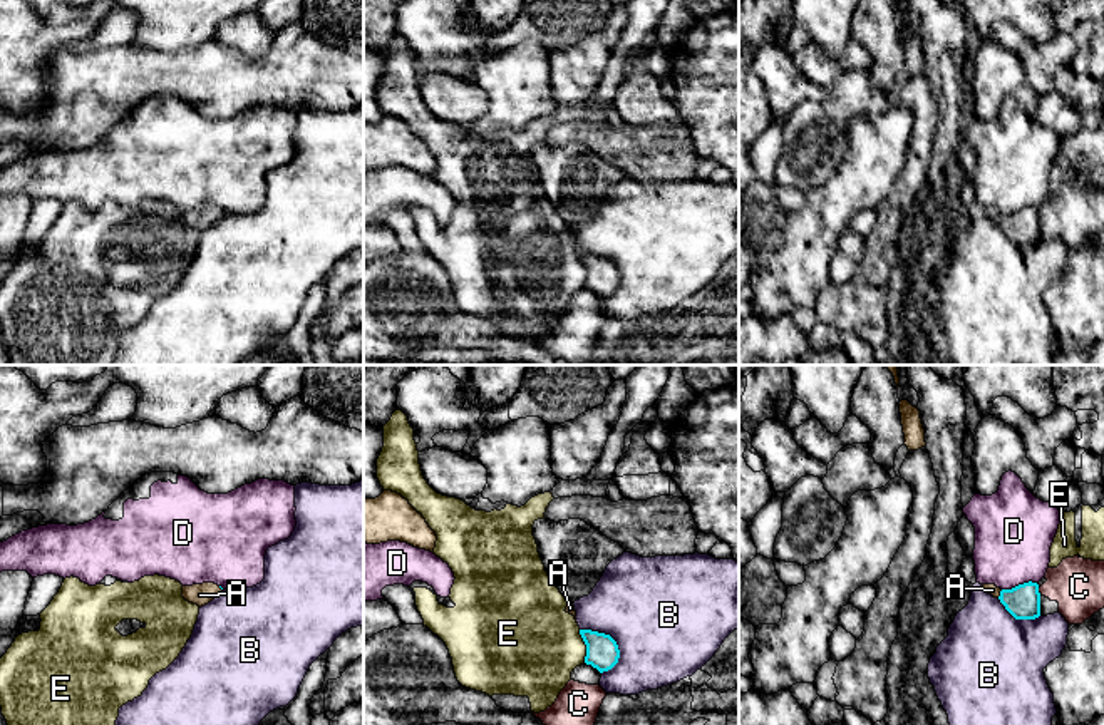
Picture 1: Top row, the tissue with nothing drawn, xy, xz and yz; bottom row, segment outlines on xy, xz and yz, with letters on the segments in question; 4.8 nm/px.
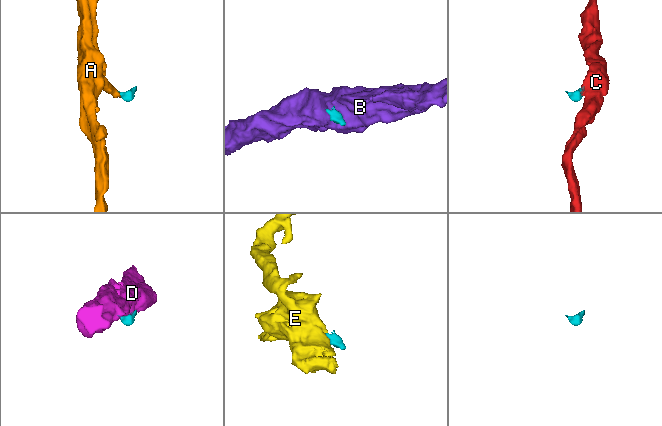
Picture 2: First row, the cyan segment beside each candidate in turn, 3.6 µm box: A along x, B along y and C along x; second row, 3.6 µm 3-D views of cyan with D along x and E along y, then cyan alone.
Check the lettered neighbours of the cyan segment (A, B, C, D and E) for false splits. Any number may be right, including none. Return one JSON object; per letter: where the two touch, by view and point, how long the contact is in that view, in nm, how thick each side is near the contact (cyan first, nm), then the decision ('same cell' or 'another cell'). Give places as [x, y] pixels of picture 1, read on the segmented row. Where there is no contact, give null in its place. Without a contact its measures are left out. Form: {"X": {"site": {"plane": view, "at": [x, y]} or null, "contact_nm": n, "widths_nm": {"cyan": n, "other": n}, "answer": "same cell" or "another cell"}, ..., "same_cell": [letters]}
{"A": {"site": {"plane": "yz", "at": [1000, 593]}, "contact_nm": 50, "widths_nm": {"cyan": 160, "other": 50}, "answer": "same cell"}, "B": {"site": {"plane": "xz", "at": [612, 638]}, "contact_nm": 260, "widths_nm": {"cyan": 160, "other": 480}, "answer": "another cell"}, "C": {"site": {"plane": "yz", "at": [1037, 591]}, "contact_nm": 40, "widths_nm": {"cyan": 160, "other": 260}, "answer": "another cell"}, "D": {"site": {"plane": "yz", "at": [1019, 585]}, "contact_nm": 170, "widths_nm": {"cyan": 160, "other": 380}, "answer": "another cell"}, "E": {"site": {"plane": "xz", "at": [587, 647]}, "contact_nm": 160, "widths_nm": {"cyan": 160, "other": 440}, "answer": "another cell"}, "same_cell": ["A"]}

